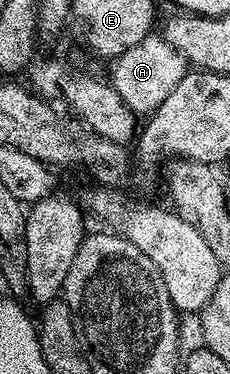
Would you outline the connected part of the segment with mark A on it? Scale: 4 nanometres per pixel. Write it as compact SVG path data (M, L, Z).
M150 32L143 40L139 40L139 44L135 44L135 48L127 48L127 52L118 56L112 66L111 84L115 92L121 97L125 107L138 116L148 116L157 110L159 104L163 104L163 100L171 96L175 84L179 84L179 80L183 80L187 73L184 56L157 32Z

